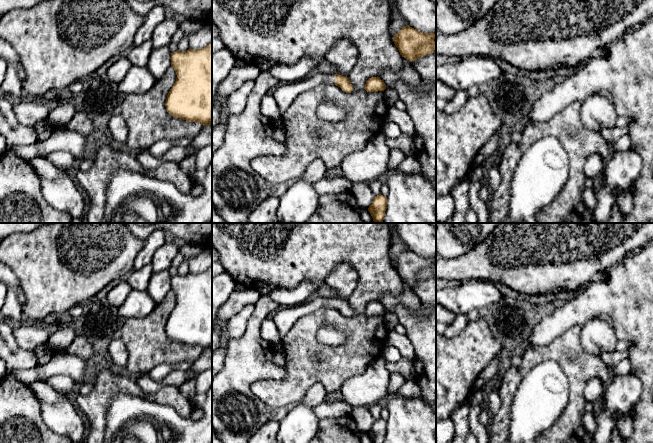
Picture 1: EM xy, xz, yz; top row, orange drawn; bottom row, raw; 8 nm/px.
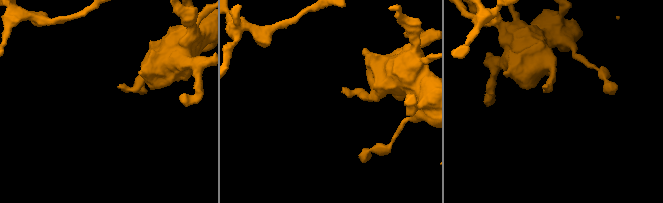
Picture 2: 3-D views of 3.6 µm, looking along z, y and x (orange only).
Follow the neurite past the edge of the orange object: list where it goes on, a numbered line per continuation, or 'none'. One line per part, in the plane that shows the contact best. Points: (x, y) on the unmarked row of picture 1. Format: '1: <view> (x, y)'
1: xz (284, 319)

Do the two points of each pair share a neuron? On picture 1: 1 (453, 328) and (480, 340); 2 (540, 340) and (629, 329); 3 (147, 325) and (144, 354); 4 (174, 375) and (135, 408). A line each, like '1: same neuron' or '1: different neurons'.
1: different neurons
2: same neuron
3: same neuron
4: different neurons

